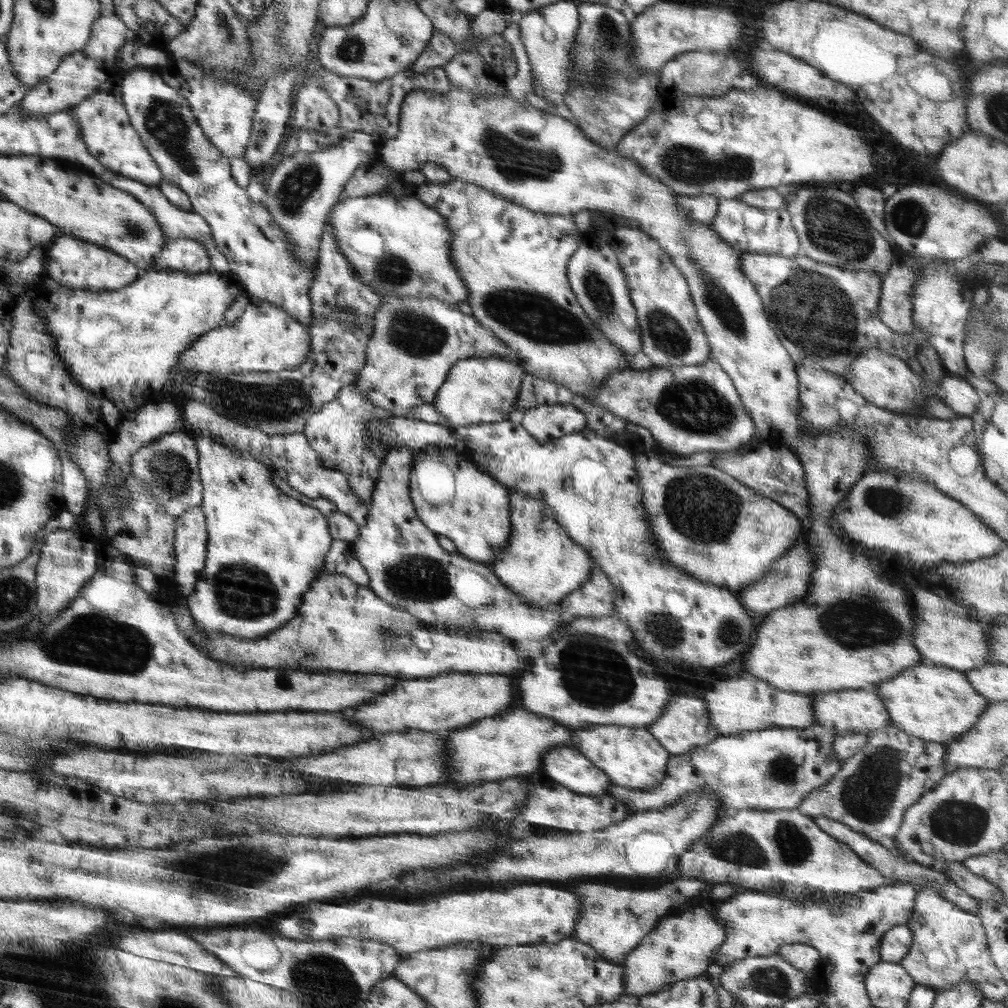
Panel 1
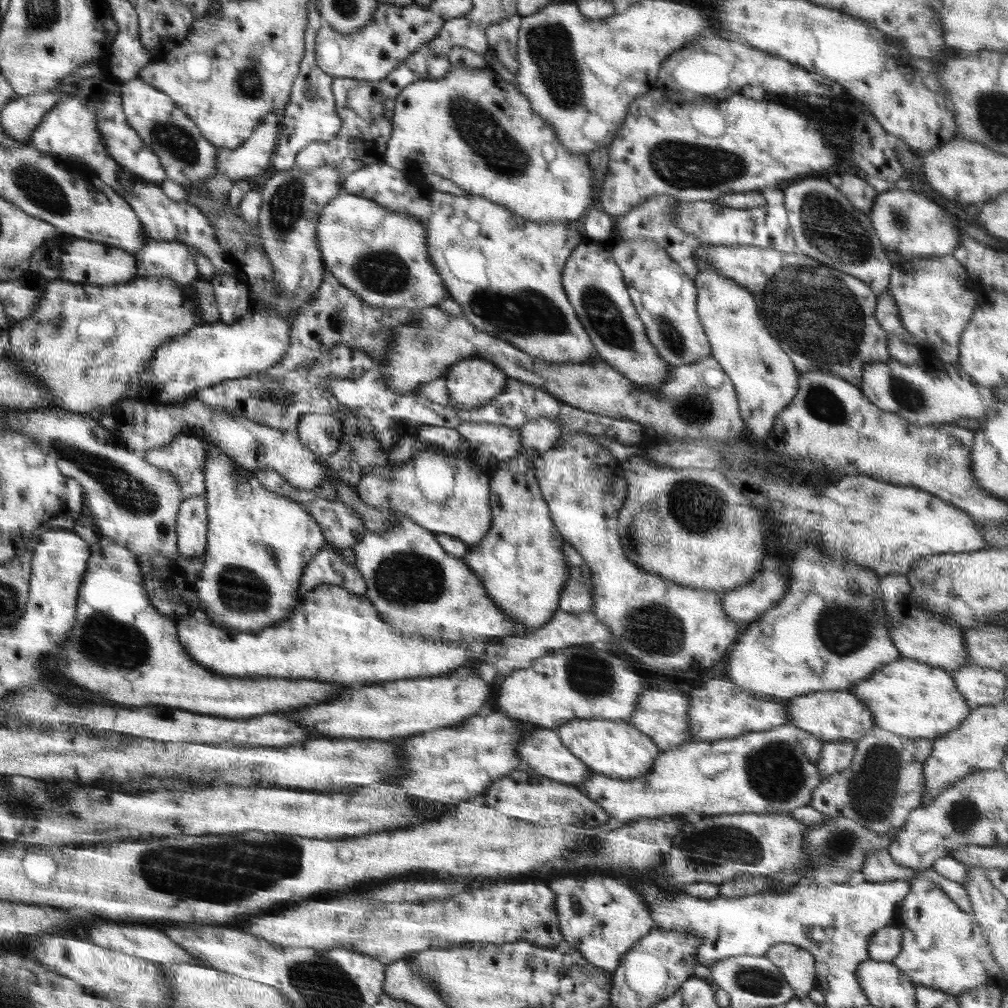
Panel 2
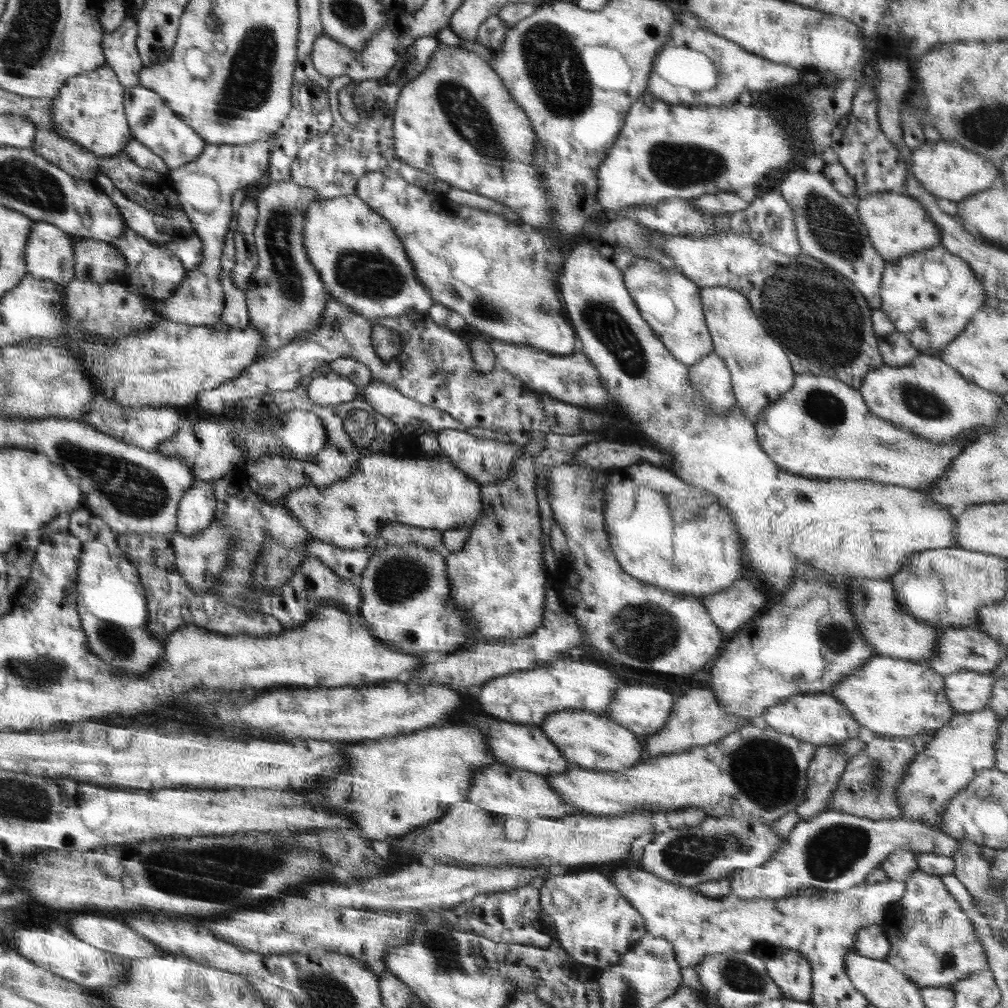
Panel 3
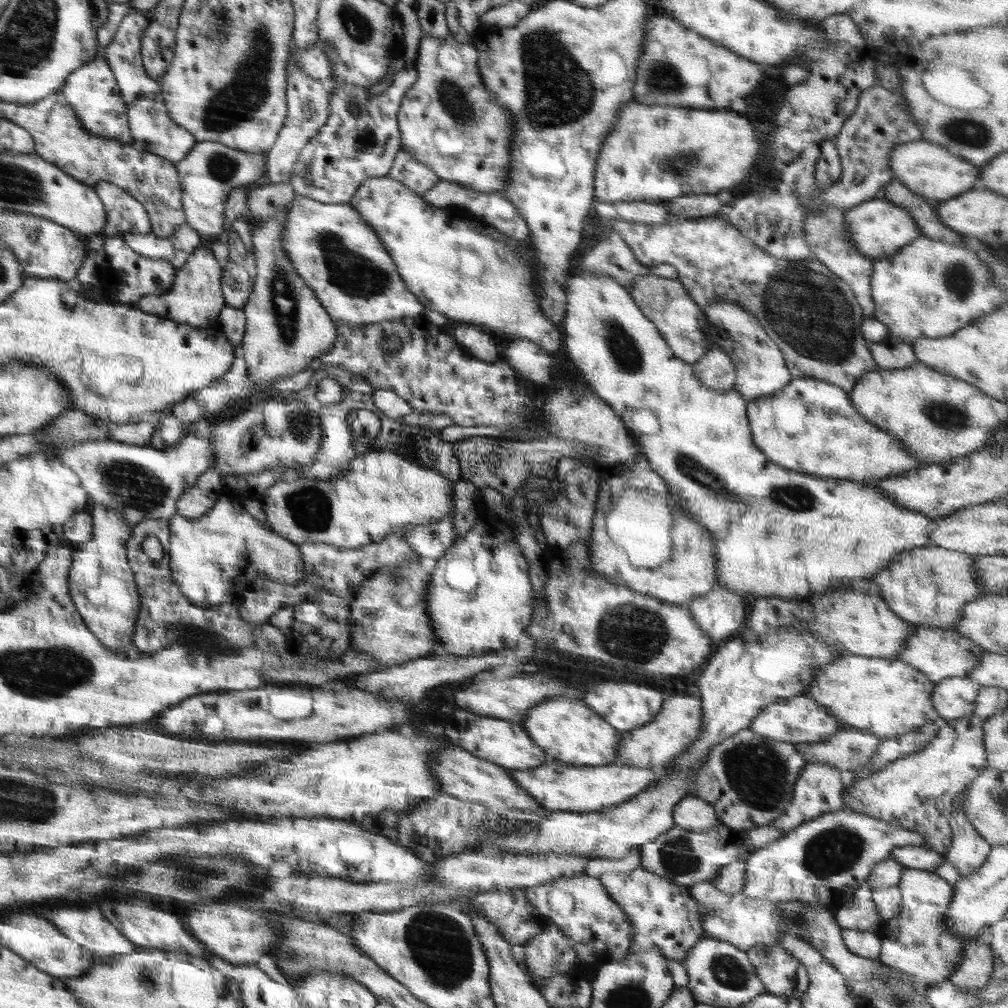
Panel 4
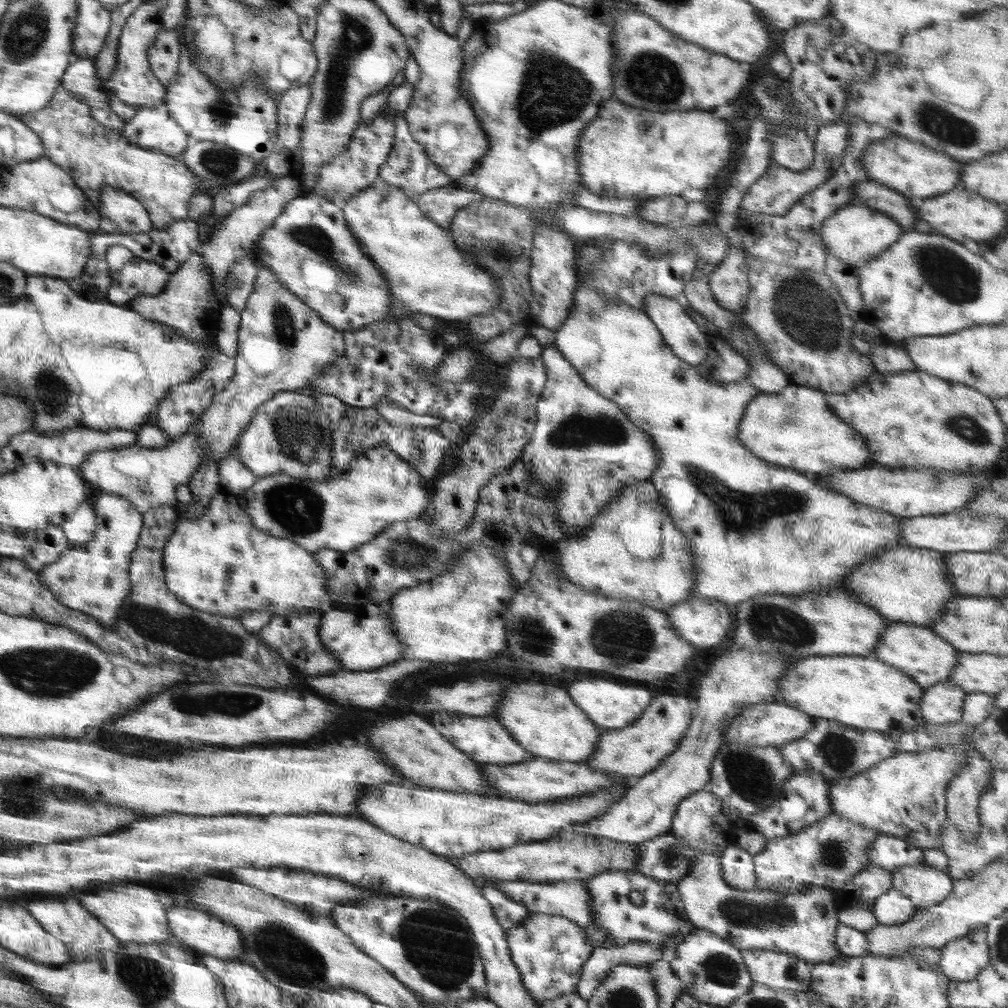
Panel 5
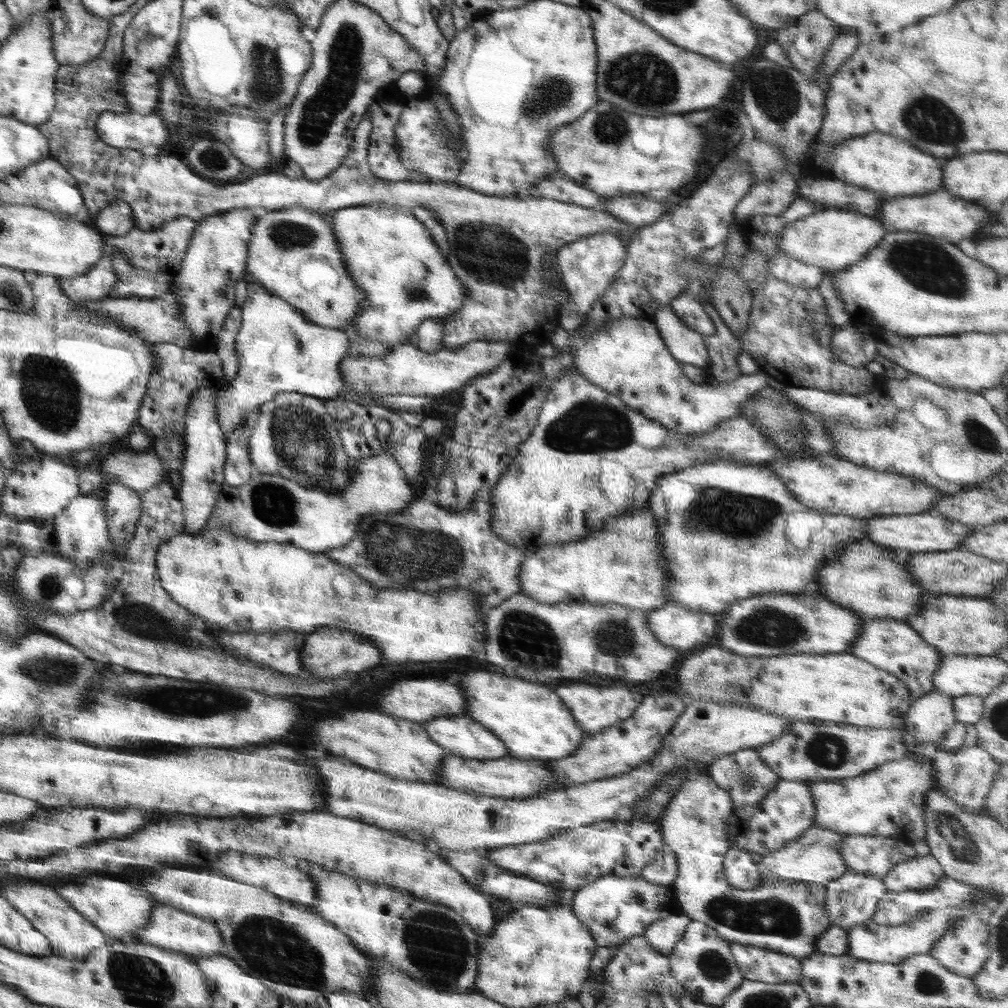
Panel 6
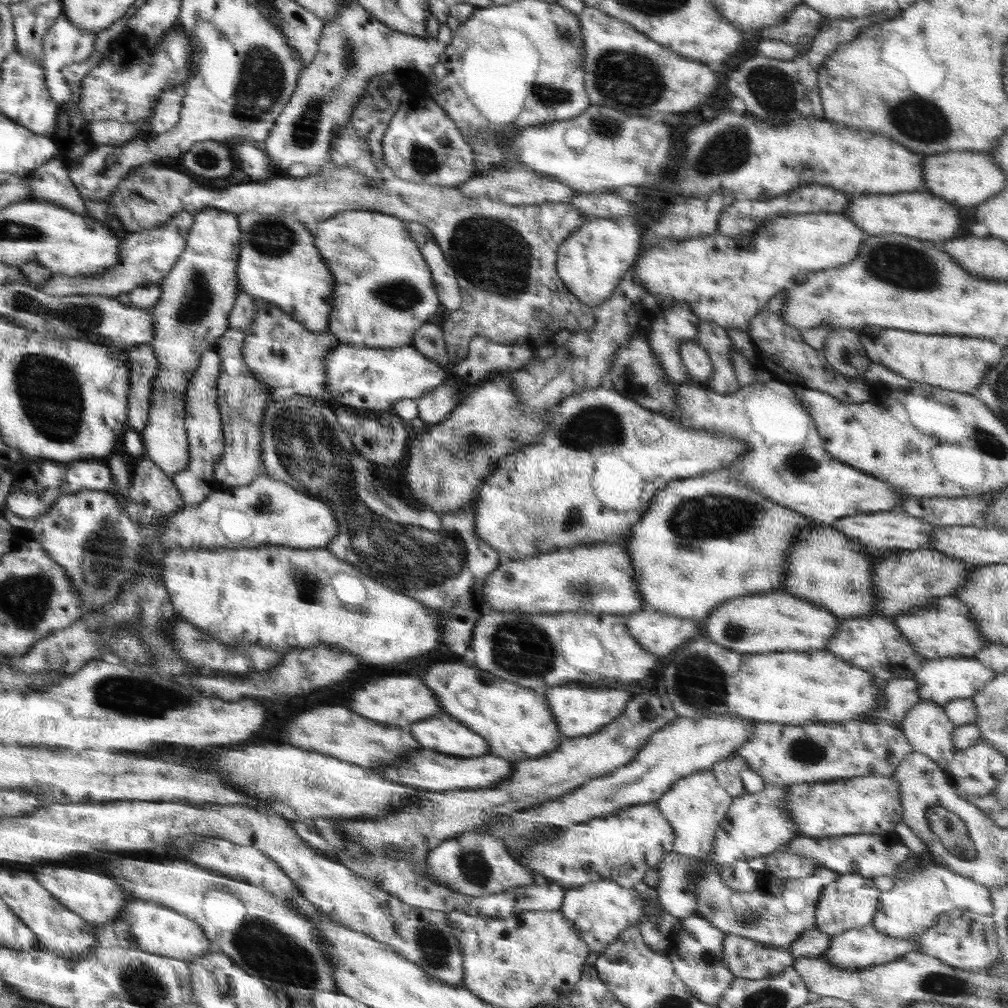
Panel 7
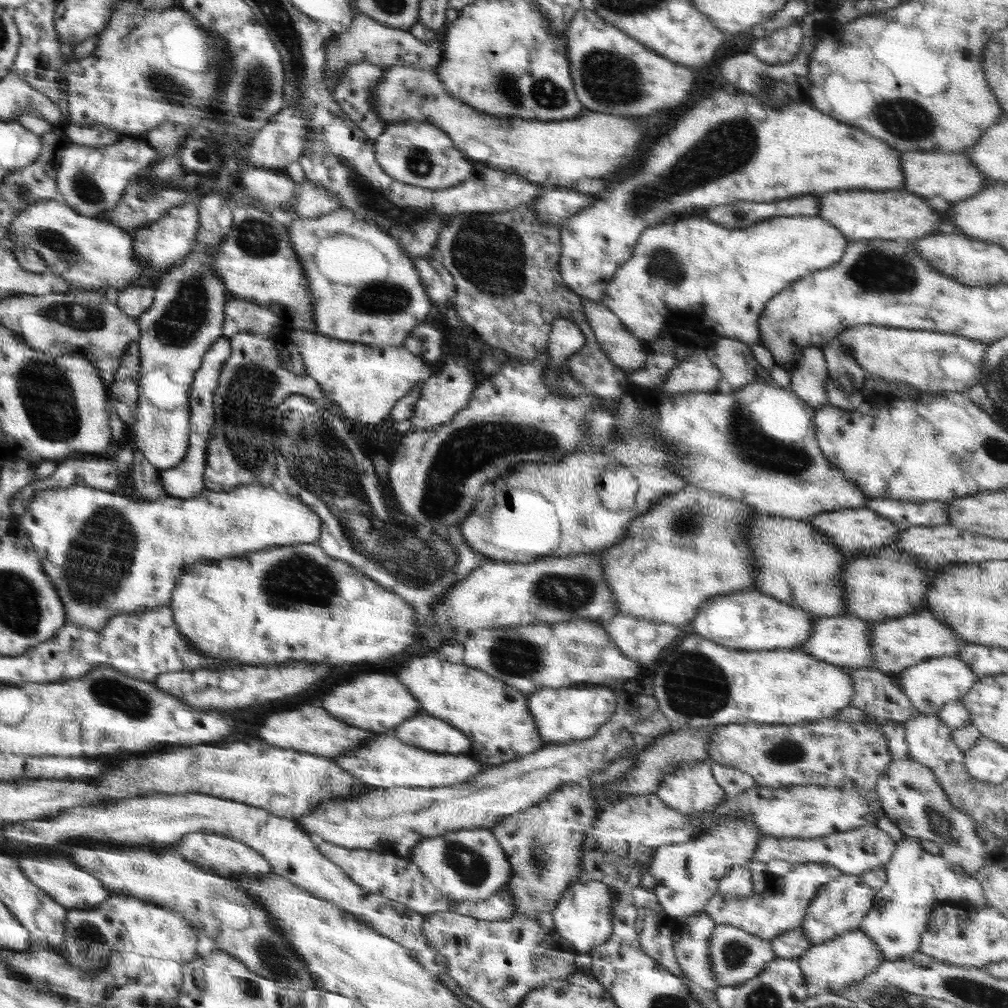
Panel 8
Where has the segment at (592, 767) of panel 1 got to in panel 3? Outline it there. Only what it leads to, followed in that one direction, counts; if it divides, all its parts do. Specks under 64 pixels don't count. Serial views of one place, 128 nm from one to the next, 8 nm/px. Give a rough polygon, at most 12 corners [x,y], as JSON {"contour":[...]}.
{"contour":[[466,718],[488,733],[494,760],[540,775],[568,759],[537,725]]}

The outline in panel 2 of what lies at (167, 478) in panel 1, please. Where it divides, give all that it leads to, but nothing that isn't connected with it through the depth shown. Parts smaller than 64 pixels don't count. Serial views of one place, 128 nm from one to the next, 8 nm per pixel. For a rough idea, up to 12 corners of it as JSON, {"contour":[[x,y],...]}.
{"contour":[[188,433],[142,453],[168,470],[181,500],[206,492],[210,443]]}

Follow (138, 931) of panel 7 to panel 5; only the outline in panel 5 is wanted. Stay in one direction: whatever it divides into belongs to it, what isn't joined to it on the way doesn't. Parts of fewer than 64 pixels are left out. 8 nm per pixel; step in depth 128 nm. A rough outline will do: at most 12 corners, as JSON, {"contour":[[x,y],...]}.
{"contour":[[167,908],[172,939],[227,961],[244,956],[242,933],[202,909]]}

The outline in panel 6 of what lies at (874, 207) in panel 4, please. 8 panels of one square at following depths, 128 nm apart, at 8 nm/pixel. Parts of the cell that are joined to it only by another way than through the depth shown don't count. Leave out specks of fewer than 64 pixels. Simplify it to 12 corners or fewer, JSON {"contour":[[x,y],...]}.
{"contour":[[824,209],[786,224],[778,249],[836,271],[888,232],[880,219]]}

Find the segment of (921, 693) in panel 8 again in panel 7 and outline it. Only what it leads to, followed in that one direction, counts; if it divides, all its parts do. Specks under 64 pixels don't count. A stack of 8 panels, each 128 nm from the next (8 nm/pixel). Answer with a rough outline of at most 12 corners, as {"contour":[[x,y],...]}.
{"contour":[[976,657],[928,659],[920,701],[942,706],[980,692],[997,672]]}

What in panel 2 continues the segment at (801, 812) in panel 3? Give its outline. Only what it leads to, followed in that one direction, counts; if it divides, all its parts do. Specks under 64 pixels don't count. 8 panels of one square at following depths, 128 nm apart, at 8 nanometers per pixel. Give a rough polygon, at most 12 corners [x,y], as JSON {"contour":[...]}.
{"contour":[[855,741],[824,742],[818,762],[823,780],[848,768]]}

